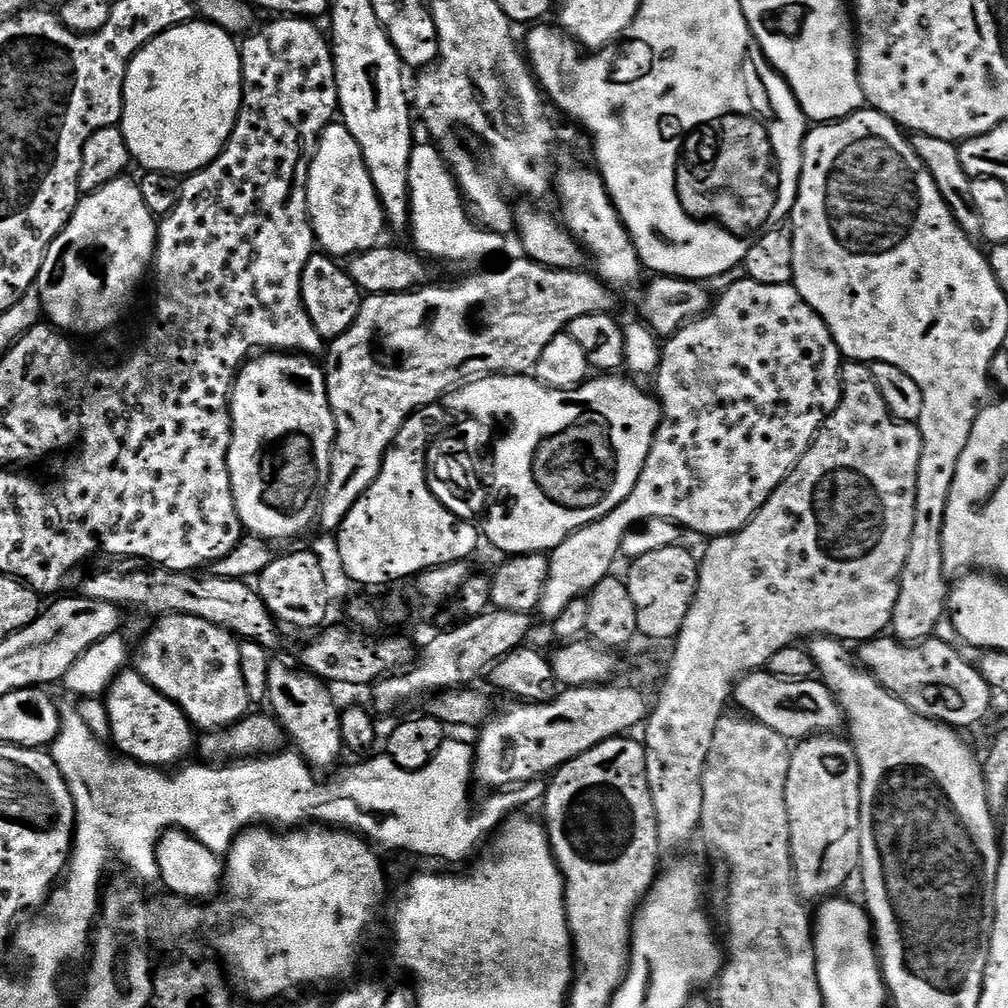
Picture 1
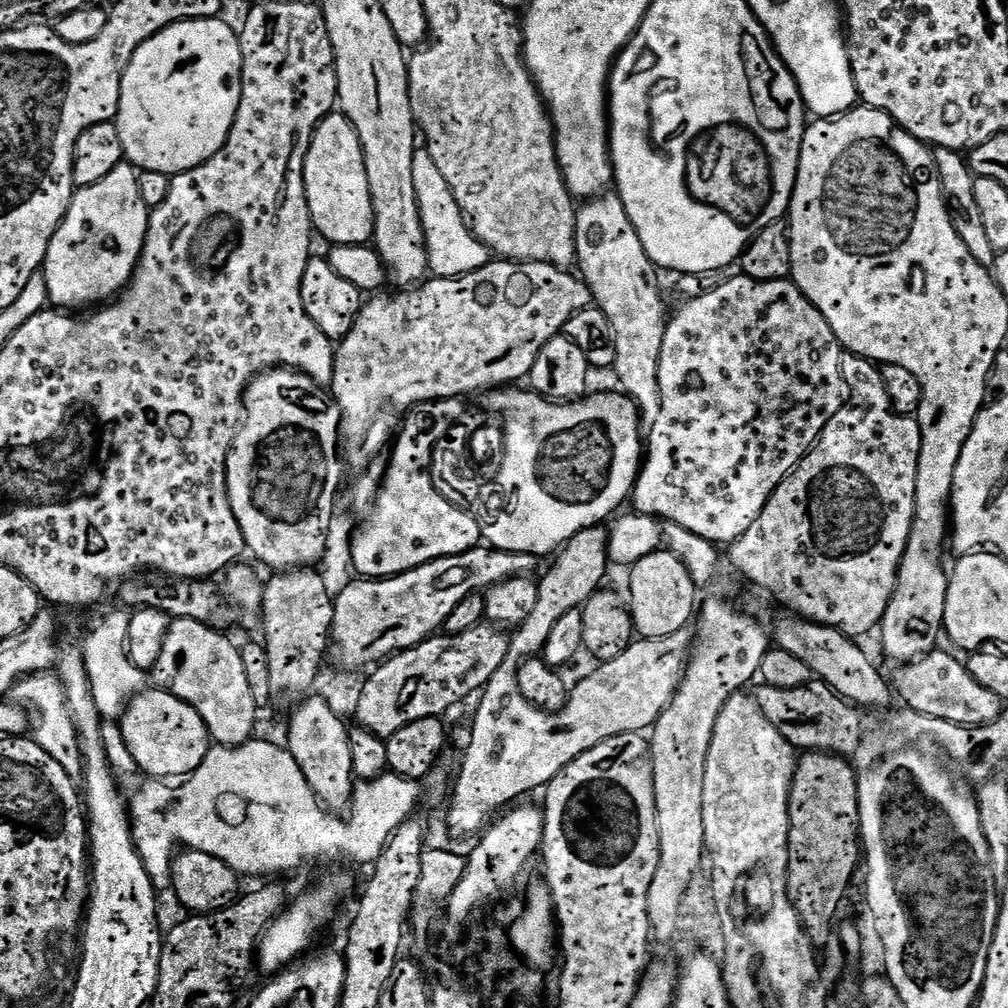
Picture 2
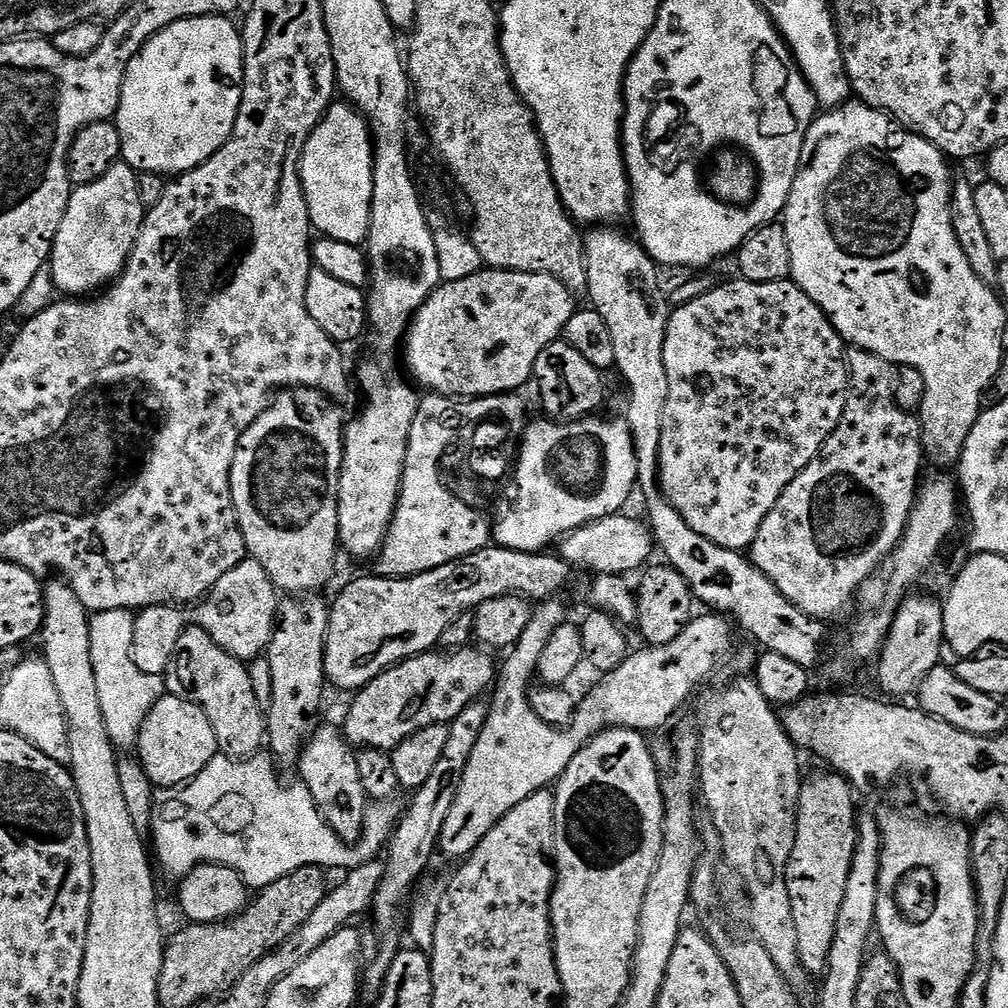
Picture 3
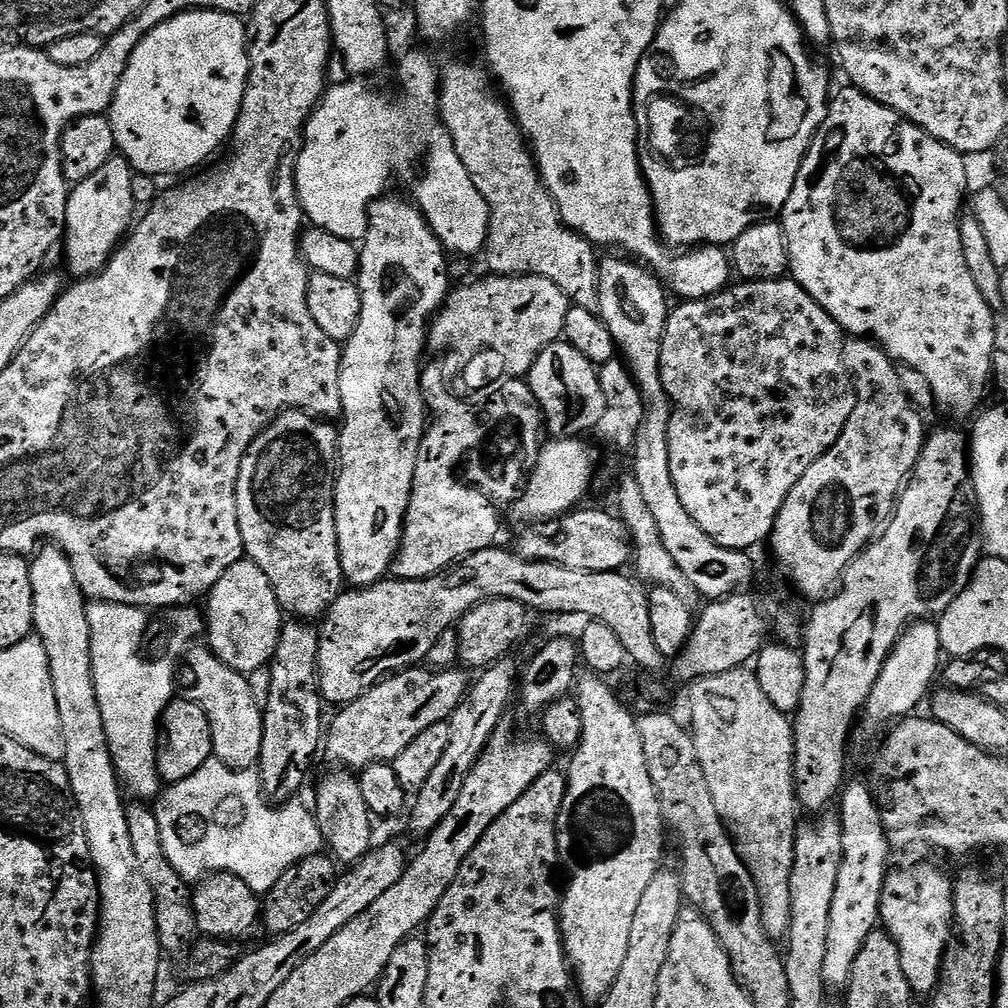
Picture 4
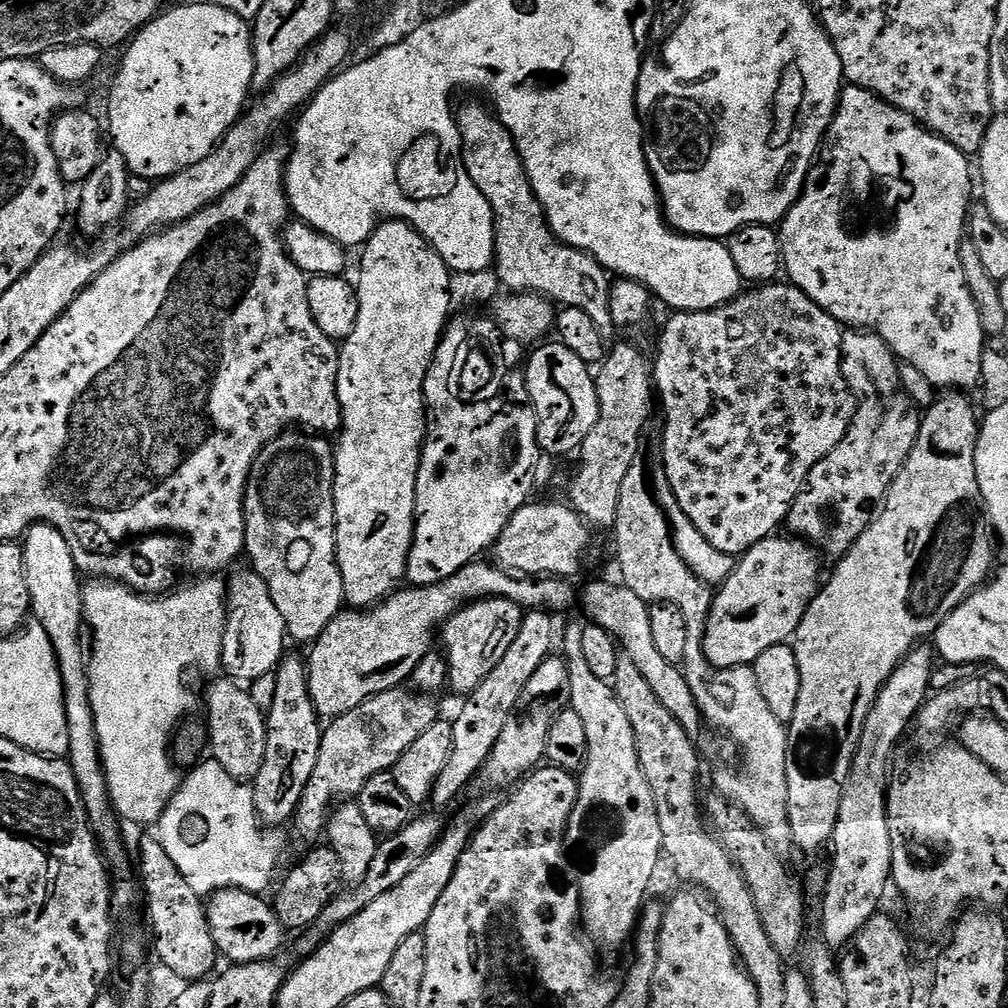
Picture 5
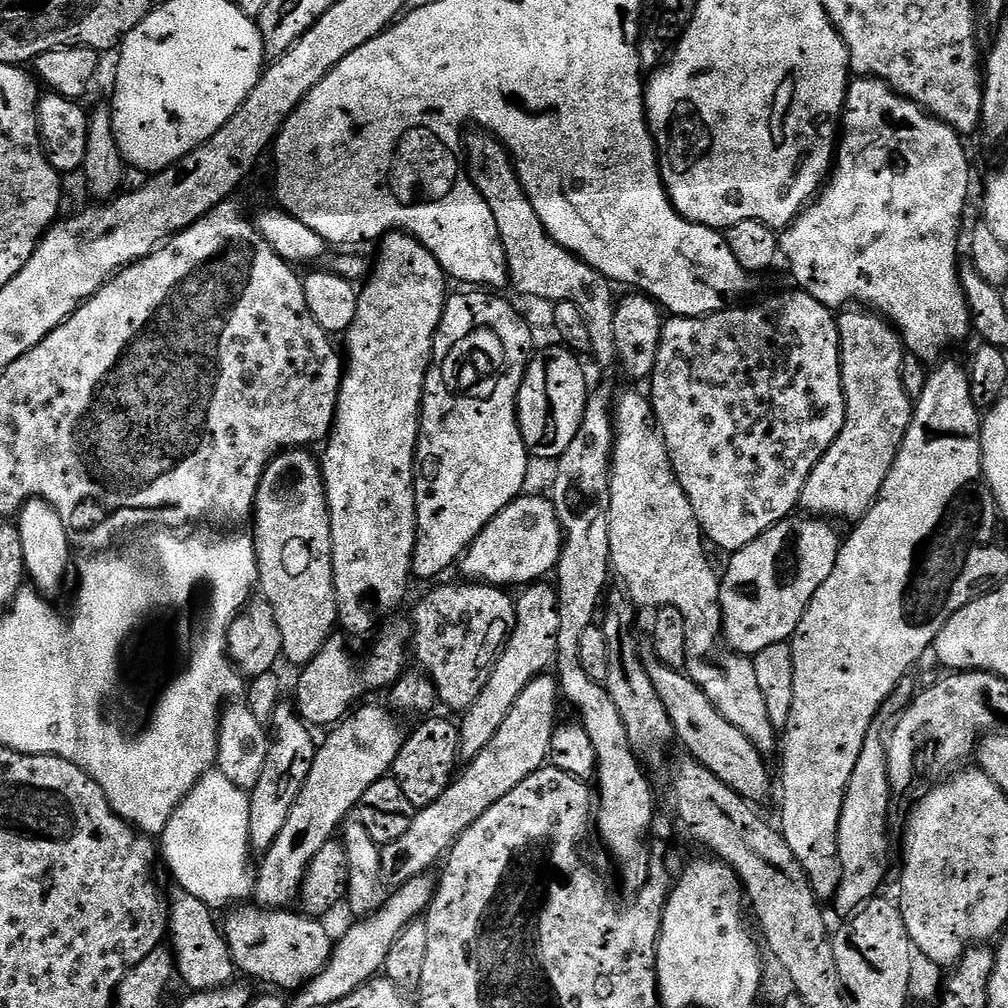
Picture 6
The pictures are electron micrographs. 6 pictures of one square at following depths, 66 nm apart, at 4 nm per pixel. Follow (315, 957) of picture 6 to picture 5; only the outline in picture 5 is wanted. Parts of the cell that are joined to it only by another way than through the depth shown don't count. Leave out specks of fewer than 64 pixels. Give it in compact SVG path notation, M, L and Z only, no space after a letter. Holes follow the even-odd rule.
M220 888L207 897L206 907L209 920L210 934L213 935L214 944L219 955L232 964L253 964L259 960L271 960L279 957L280 947L284 944L286 929L284 923L276 916L275 907L264 901L263 895L247 892L241 888Z

